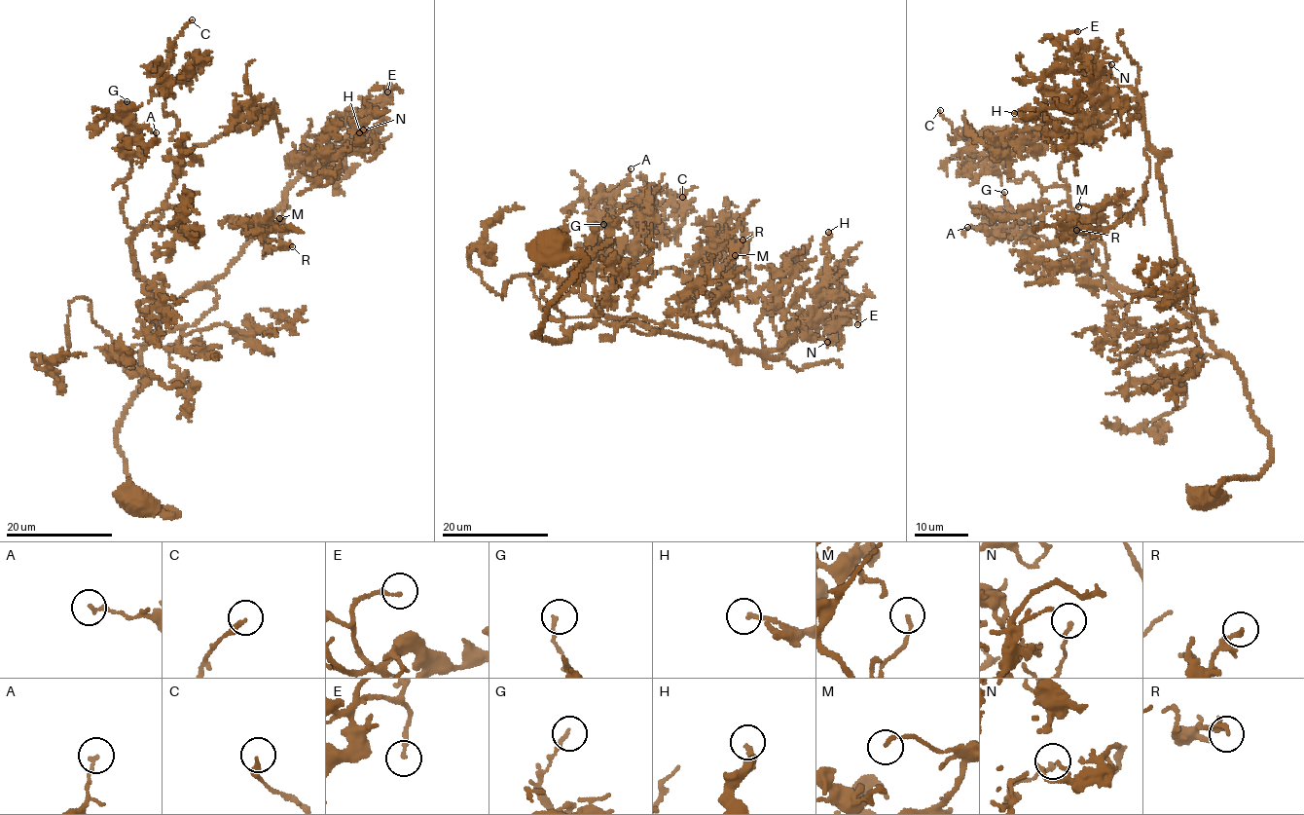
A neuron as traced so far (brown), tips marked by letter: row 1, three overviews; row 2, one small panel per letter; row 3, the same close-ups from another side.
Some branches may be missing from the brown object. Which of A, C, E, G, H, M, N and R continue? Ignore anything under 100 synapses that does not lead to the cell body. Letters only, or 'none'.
none

